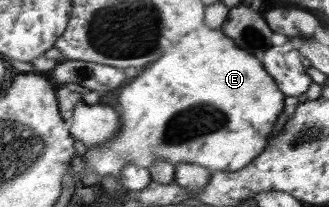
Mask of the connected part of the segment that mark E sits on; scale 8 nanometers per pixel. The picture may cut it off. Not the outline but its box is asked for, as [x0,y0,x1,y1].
[85,25,286,183]

